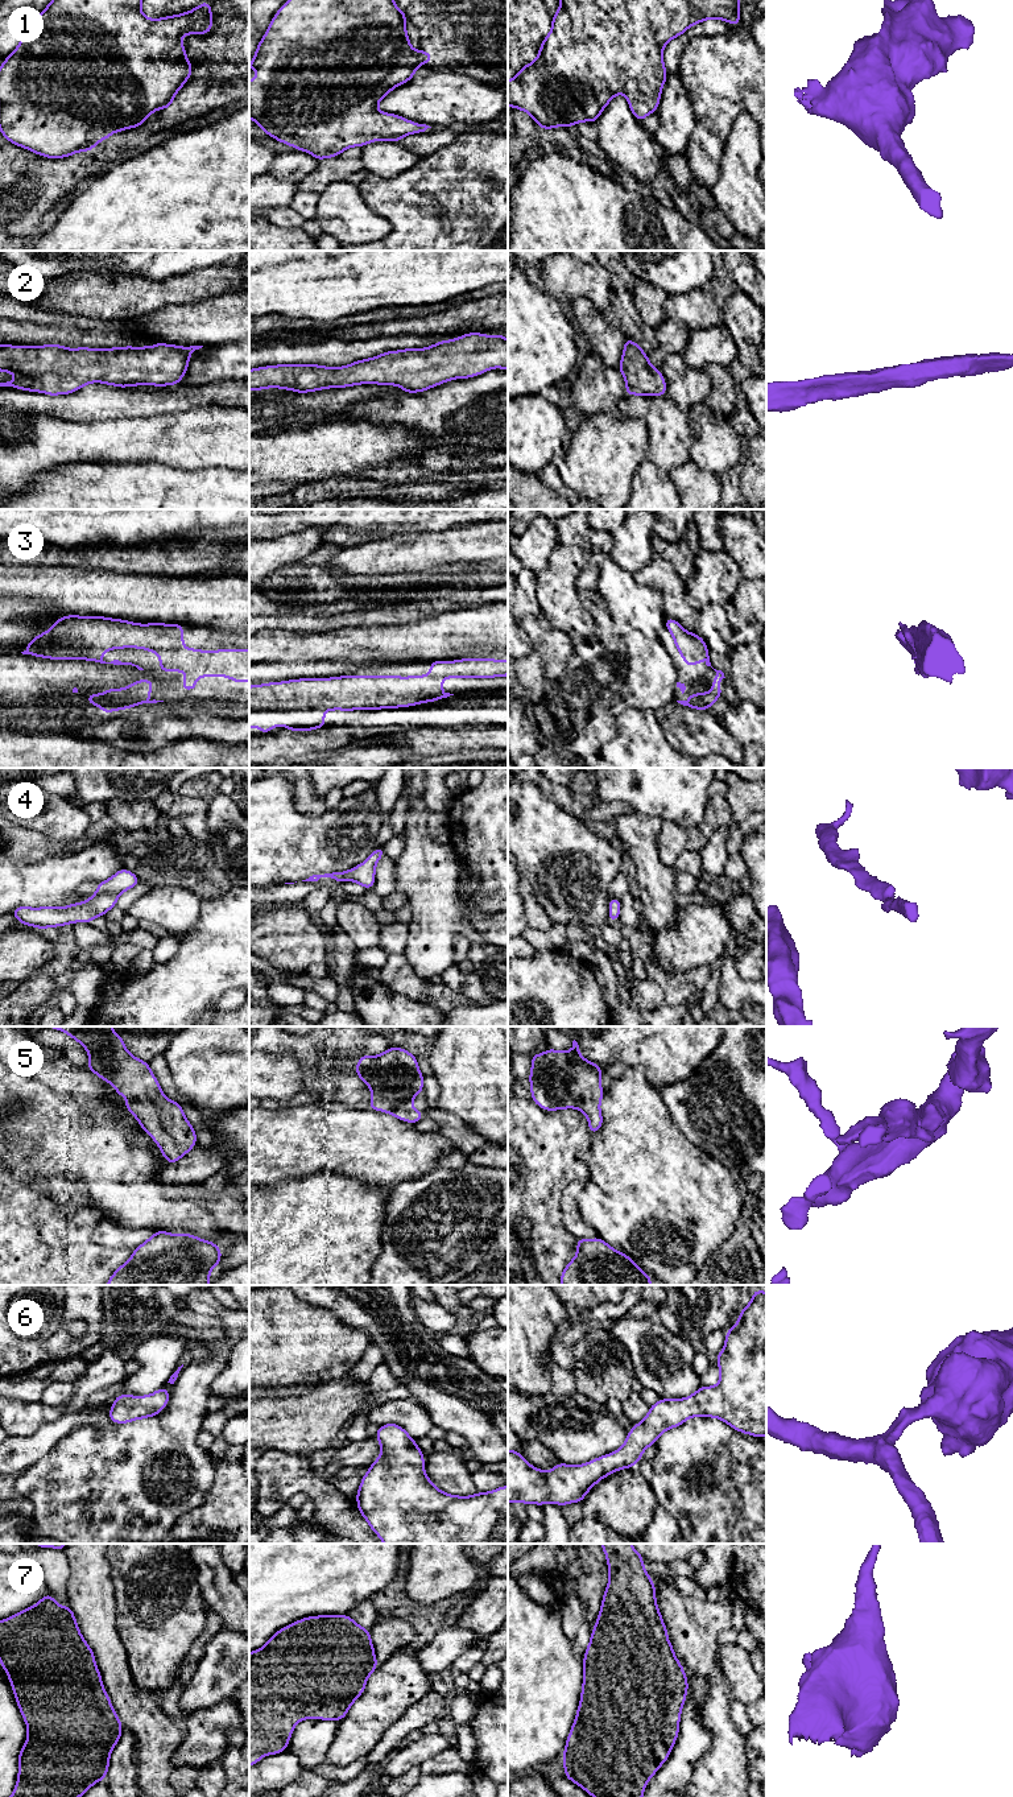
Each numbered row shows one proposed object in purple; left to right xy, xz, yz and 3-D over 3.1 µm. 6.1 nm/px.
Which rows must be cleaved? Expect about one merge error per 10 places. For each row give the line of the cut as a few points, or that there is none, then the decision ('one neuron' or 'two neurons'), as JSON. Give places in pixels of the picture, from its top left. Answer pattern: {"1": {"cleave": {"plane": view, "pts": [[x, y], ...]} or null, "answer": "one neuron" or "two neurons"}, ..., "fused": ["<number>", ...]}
{"1": {"cleave": null, "answer": "one neuron"}, "2": {"cleave": null, "answer": "one neuron"}, "3": {"cleave": null, "answer": "one neuron"}, "4": {"cleave": null, "answer": "one neuron"}, "5": {"cleave": null, "answer": "one neuron"}, "6": {"cleave": null, "answer": "one neuron"}, "7": {"cleave": null, "answer": "one neuron"}, "fused": []}

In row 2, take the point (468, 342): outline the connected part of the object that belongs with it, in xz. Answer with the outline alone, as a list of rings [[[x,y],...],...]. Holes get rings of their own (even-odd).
[[[468,332],[427,348],[388,351],[344,367],[280,364],[249,369],[249,391],[281,388],[297,393],[359,384],[398,385],[417,393],[491,368],[508,369],[508,339]]]

